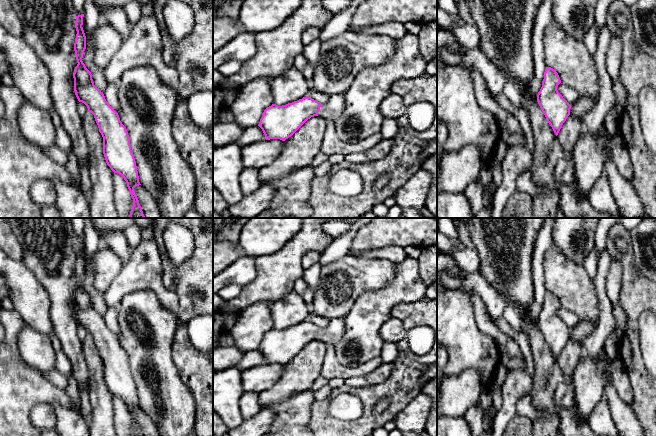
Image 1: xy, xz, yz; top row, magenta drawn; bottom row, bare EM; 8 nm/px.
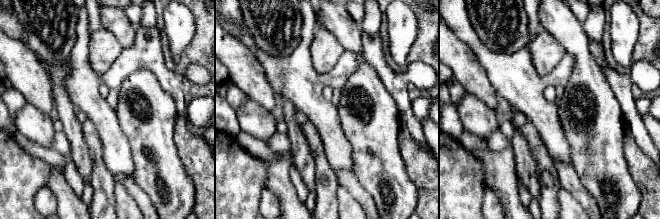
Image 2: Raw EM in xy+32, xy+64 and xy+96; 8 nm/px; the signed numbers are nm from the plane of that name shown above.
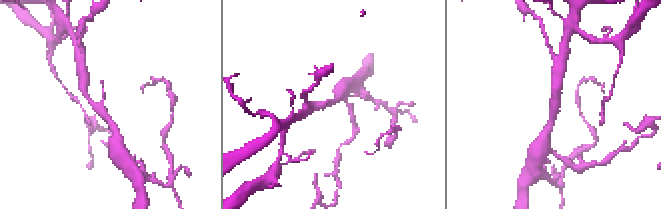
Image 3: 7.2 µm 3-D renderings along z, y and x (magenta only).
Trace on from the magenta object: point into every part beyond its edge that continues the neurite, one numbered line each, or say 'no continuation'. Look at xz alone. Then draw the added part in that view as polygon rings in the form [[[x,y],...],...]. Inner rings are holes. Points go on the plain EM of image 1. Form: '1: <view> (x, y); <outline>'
1: xz (331, 334); [[[335,318],[329,320],[329,324],[322,328],[318,336],[318,340],[323,343],[330,344],[334,348],[338,345],[342,339],[346,330],[345,318]]]

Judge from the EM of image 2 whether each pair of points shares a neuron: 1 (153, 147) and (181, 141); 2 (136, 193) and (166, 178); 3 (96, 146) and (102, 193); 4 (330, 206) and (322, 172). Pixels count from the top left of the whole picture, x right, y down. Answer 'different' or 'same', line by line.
1: different
2: different
3: same
4: same

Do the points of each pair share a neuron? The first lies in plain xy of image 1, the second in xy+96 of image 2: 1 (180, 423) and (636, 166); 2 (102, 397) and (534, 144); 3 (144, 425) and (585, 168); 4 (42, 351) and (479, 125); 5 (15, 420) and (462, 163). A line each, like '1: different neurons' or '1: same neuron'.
1: different neurons
2: same neuron
3: different neurons
4: same neuron
5: same neuron

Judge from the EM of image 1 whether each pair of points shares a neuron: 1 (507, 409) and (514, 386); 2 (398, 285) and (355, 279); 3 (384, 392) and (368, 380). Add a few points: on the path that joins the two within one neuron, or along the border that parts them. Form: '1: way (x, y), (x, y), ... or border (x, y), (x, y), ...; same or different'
1: way (509, 403), (511, 392); same
2: border (396, 264), (394, 277), (386, 285), (366, 291); different
3: border (392, 369), (391, 373), (381, 382), (351, 387); different

